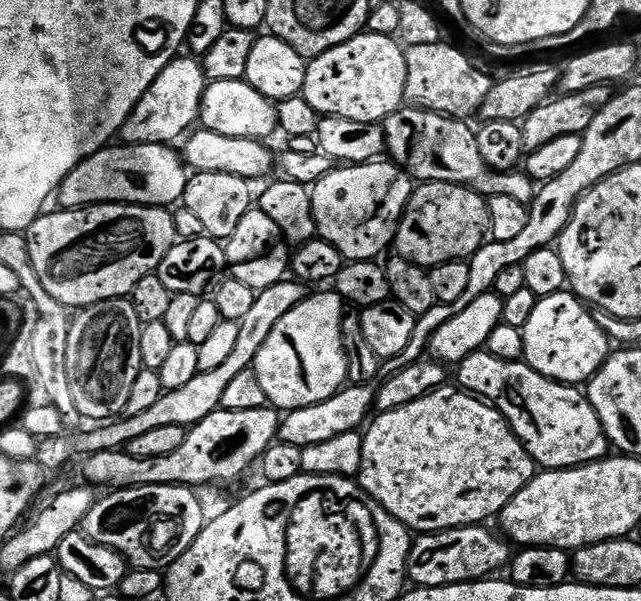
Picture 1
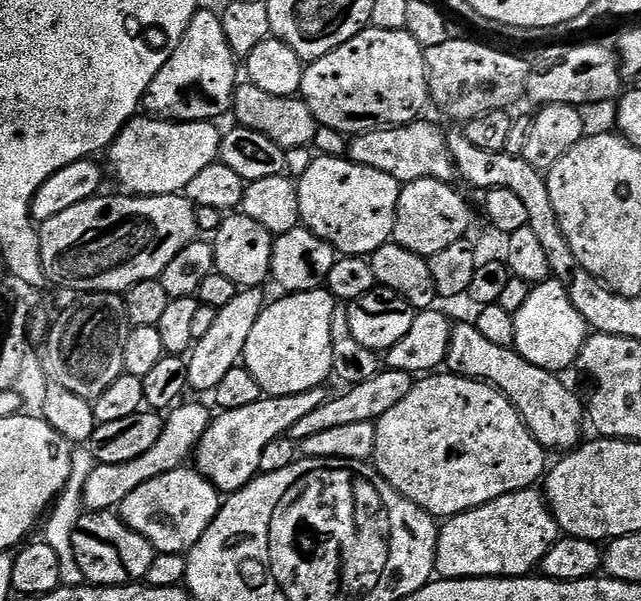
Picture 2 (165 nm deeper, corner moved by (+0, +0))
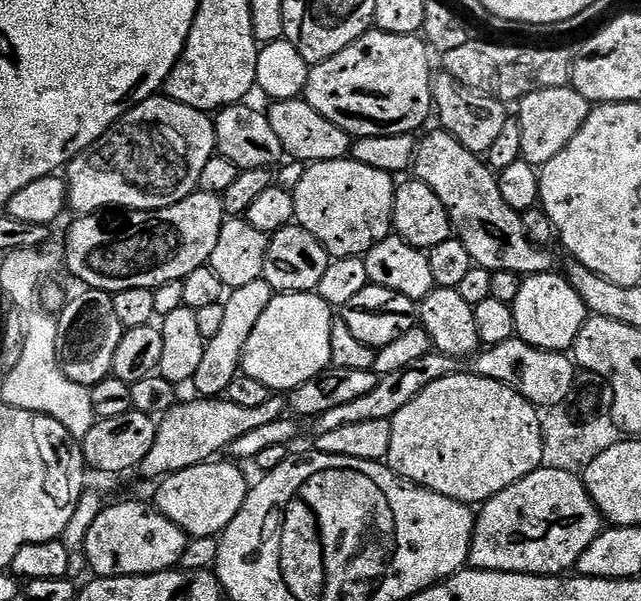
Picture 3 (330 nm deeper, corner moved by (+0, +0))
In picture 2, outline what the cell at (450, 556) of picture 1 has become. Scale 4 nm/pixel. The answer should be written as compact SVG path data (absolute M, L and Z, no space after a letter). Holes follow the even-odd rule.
M523 488L481 508L445 519L436 547L435 575L446 580L527 576L539 569L544 555L561 536L543 491Z

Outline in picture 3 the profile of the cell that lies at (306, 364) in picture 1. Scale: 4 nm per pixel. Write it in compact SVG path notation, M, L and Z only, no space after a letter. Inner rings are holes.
M316 292L273 295L270 306L266 306L266 314L258 318L258 326L254 326L254 334L250 334L250 342L244 347L244 357L240 360L243 375L262 382L262 386L276 394L288 394L293 388L301 388L332 364L330 330L333 319L333 309Z

